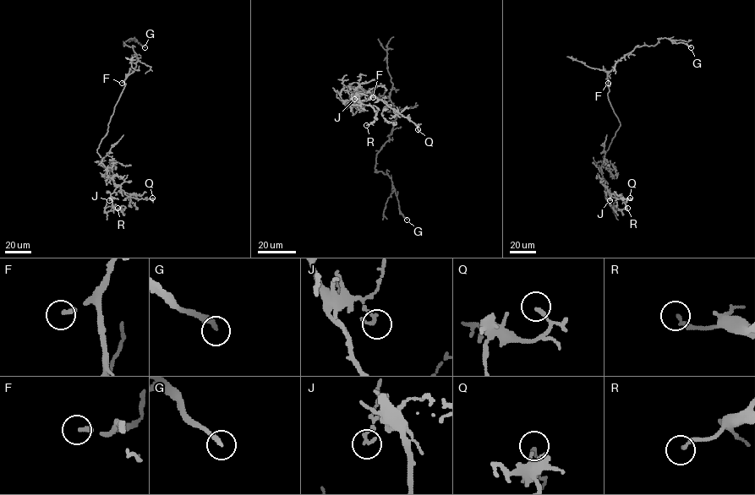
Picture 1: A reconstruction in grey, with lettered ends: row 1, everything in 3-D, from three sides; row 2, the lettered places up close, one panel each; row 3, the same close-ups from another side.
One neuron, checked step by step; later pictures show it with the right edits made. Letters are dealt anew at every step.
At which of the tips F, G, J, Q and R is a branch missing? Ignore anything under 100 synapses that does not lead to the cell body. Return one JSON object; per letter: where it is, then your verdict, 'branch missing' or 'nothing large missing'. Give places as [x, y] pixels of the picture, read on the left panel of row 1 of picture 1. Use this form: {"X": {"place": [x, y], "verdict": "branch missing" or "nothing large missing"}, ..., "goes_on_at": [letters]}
{"F": {"place": [122, 83], "verdict": "branch missing"}, "G": {"place": [144, 47], "verdict": "branch missing"}, "J": {"place": [109, 200], "verdict": "nothing large missing"}, "Q": {"place": [152, 198], "verdict": "nothing large missing"}, "R": {"place": [117, 208], "verdict": "nothing large missing"}, "goes_on_at": ["F", "G"]}

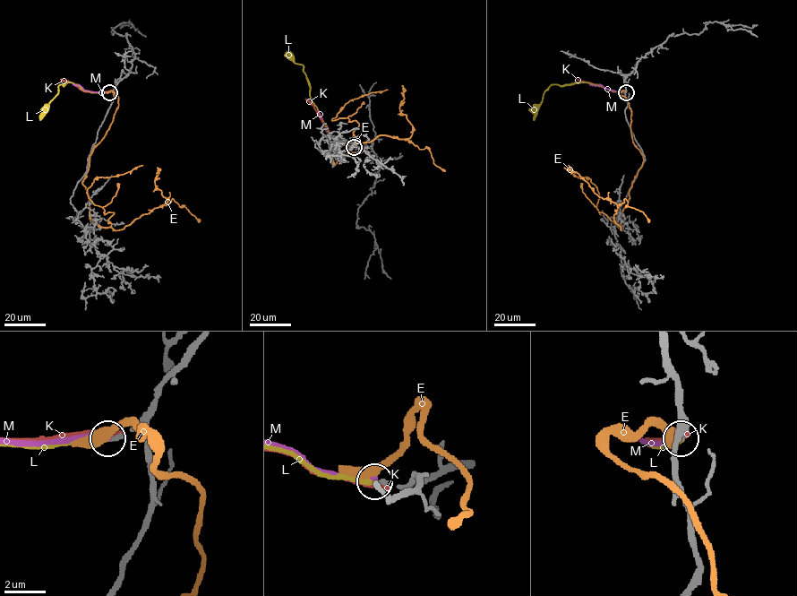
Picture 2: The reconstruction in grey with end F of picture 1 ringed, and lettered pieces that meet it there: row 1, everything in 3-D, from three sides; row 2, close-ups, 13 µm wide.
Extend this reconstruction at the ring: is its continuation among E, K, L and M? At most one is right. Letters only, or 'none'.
L

